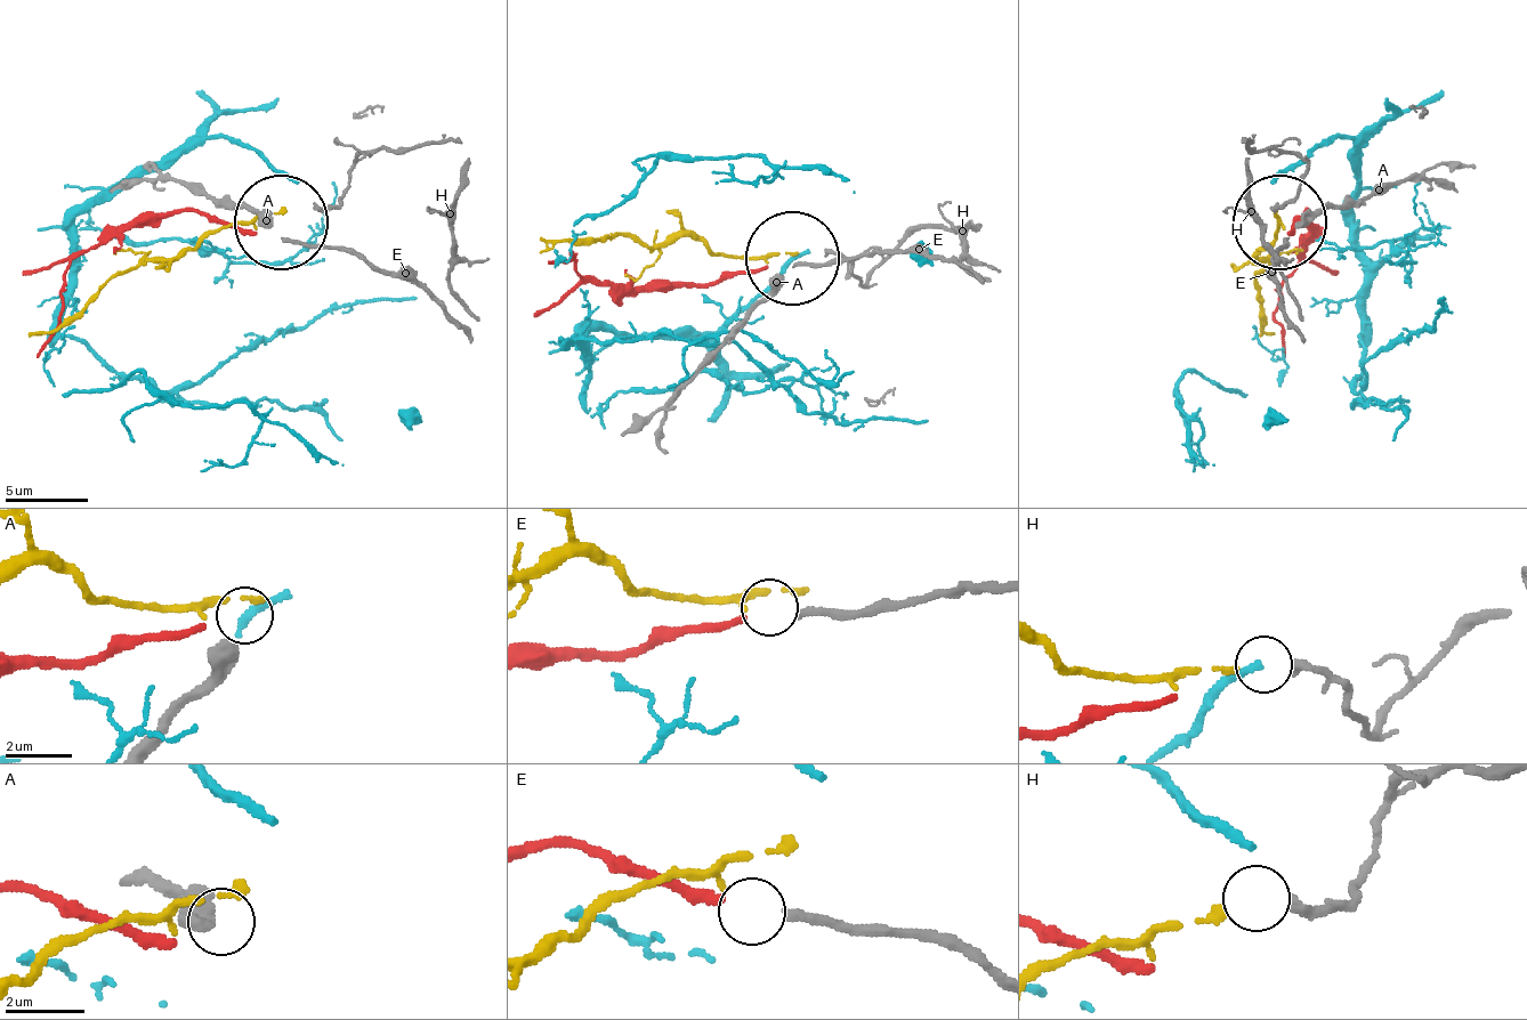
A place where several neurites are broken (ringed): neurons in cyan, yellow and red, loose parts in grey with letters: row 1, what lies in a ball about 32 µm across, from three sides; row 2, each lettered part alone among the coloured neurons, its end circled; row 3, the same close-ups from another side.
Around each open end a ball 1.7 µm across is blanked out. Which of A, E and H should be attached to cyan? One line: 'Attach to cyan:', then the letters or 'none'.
Attach to cyan: none

